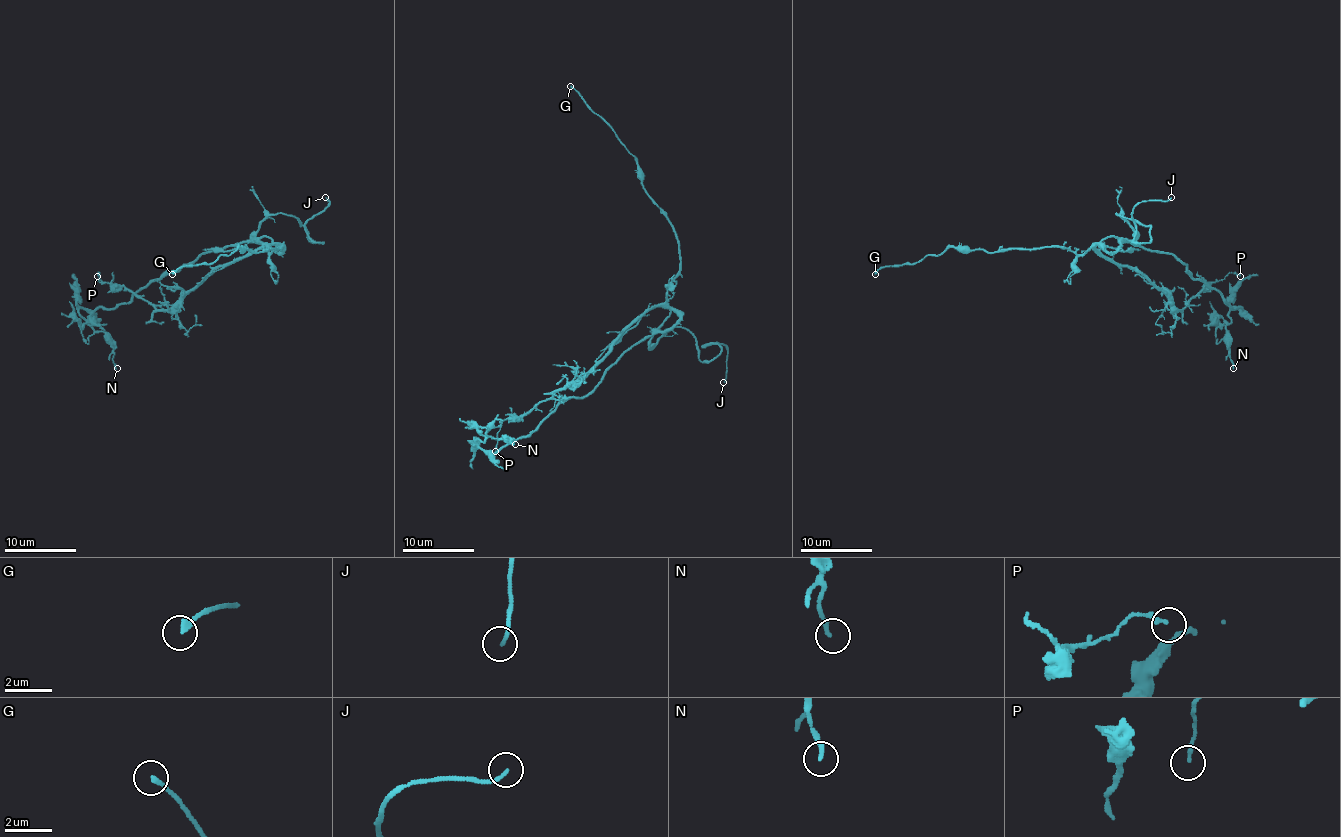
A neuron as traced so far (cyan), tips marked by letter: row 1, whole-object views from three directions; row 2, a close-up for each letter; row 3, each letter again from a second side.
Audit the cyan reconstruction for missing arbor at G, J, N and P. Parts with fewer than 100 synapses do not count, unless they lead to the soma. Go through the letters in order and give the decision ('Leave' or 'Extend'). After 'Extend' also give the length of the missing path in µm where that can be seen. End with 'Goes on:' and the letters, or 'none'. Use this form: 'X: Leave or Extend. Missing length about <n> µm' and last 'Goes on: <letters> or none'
G: Leave
J: Extend. Missing length about 4 µm
N: Leave
P: Leave
Goes on: J

